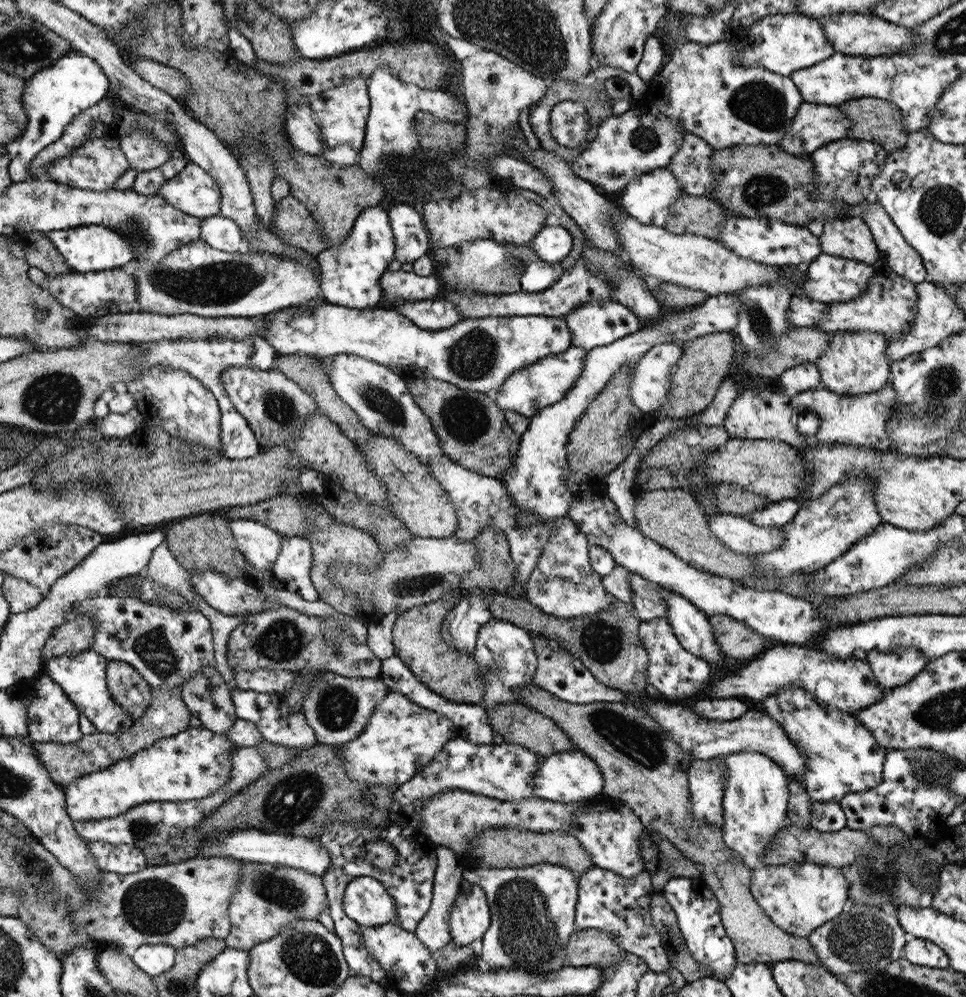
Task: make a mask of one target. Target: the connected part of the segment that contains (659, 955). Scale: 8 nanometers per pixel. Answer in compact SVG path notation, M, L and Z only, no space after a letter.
M644 864L641 873L634 878L622 878L611 870L593 866L578 878L578 882L575 926L580 930L598 928L608 931L628 953L643 958L651 970L666 972L671 964L668 962L660 935L652 926L652 919L647 919L654 888Z

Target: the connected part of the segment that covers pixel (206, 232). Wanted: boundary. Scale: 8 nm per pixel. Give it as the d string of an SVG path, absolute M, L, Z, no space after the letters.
M223 214L211 216L202 220L202 237L216 250L236 252L245 248L244 236L239 226Z

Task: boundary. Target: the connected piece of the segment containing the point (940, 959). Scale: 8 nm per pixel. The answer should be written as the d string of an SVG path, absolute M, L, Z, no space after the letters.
M909 937L902 957L912 964L933 969L945 969L949 965L948 955L935 942L922 937Z

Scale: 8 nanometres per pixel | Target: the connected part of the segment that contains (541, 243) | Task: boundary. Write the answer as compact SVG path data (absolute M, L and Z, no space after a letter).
M547 223L530 245L544 262L560 263L572 250L572 235L560 224Z

